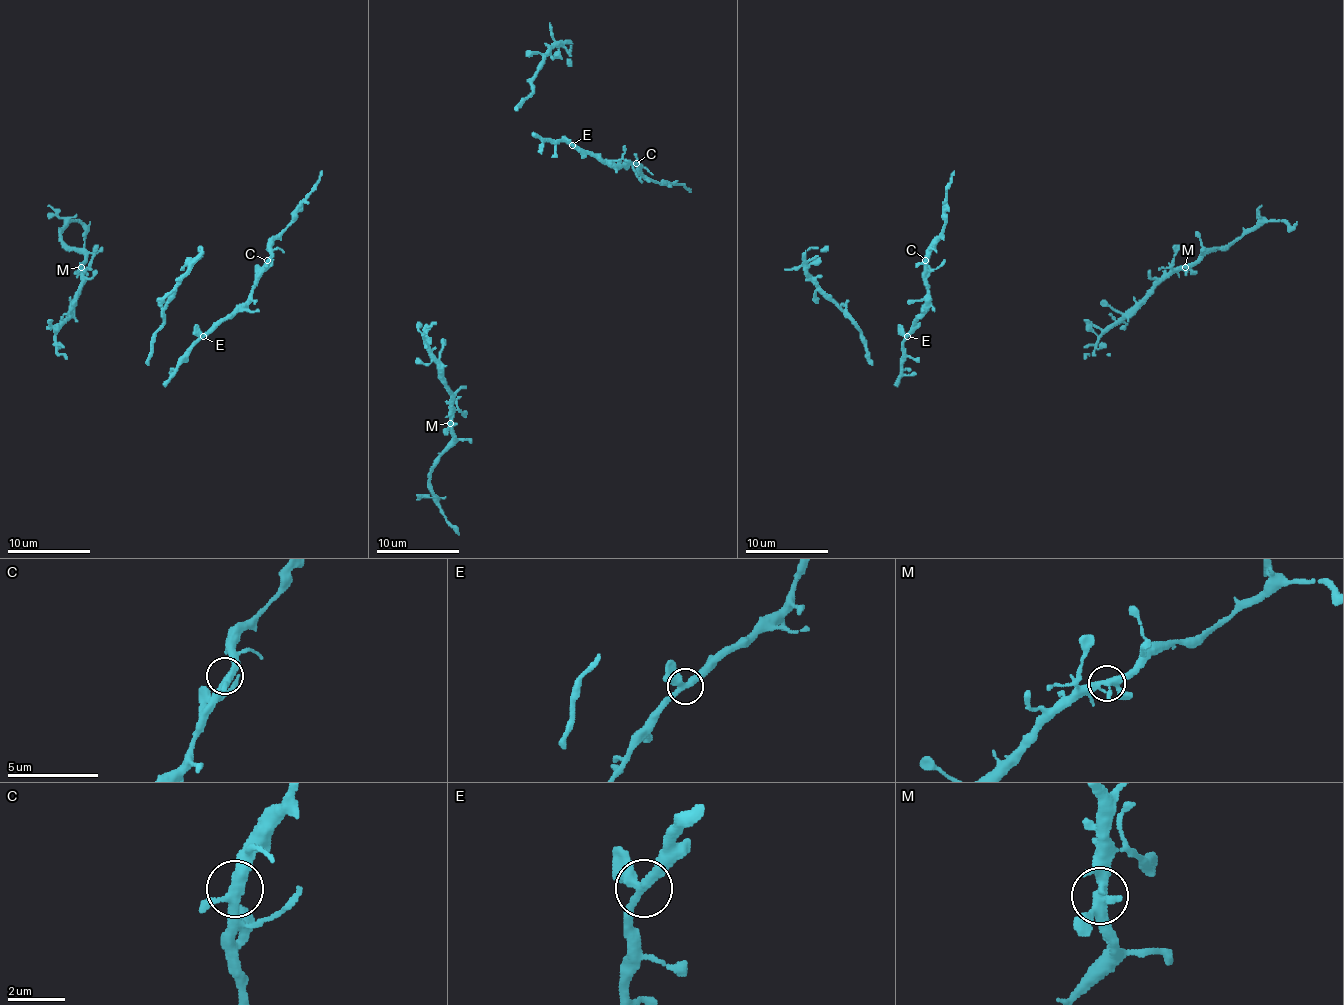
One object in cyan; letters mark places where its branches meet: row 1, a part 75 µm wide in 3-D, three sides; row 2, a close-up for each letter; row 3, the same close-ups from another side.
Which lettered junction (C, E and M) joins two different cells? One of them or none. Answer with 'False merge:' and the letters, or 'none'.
False merge: none

